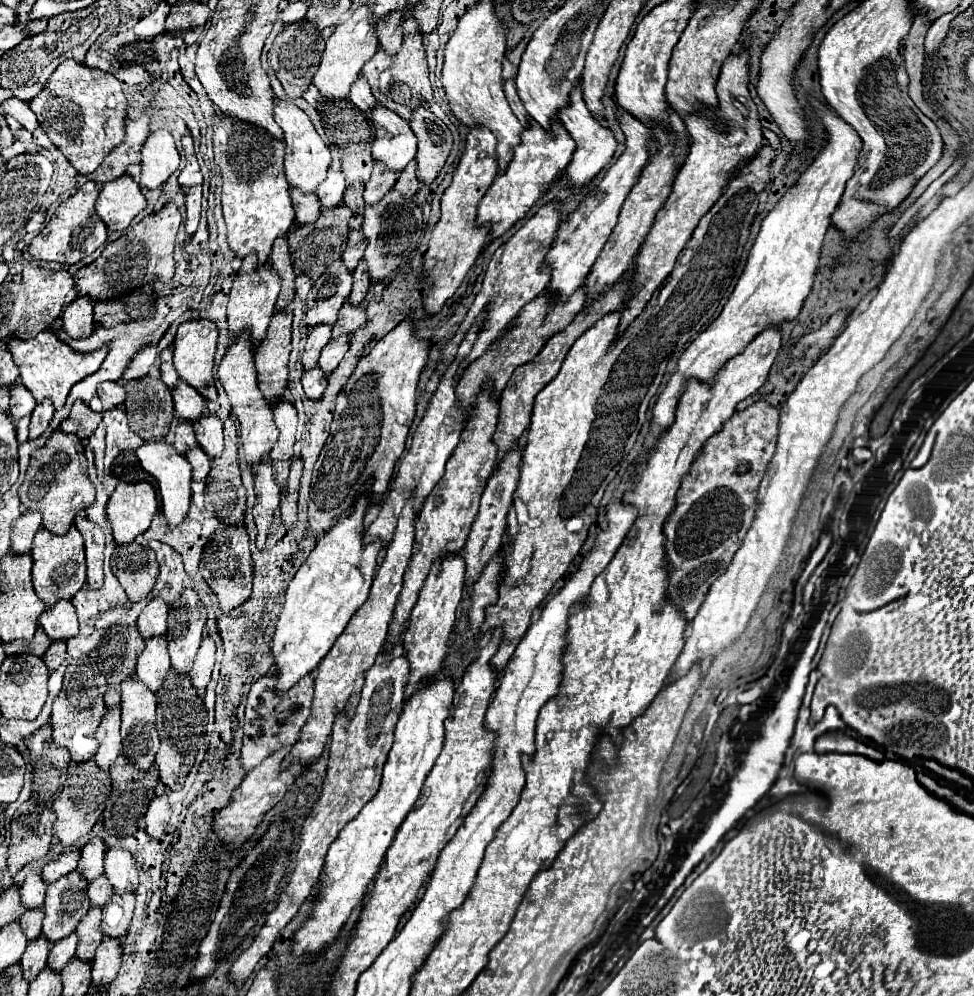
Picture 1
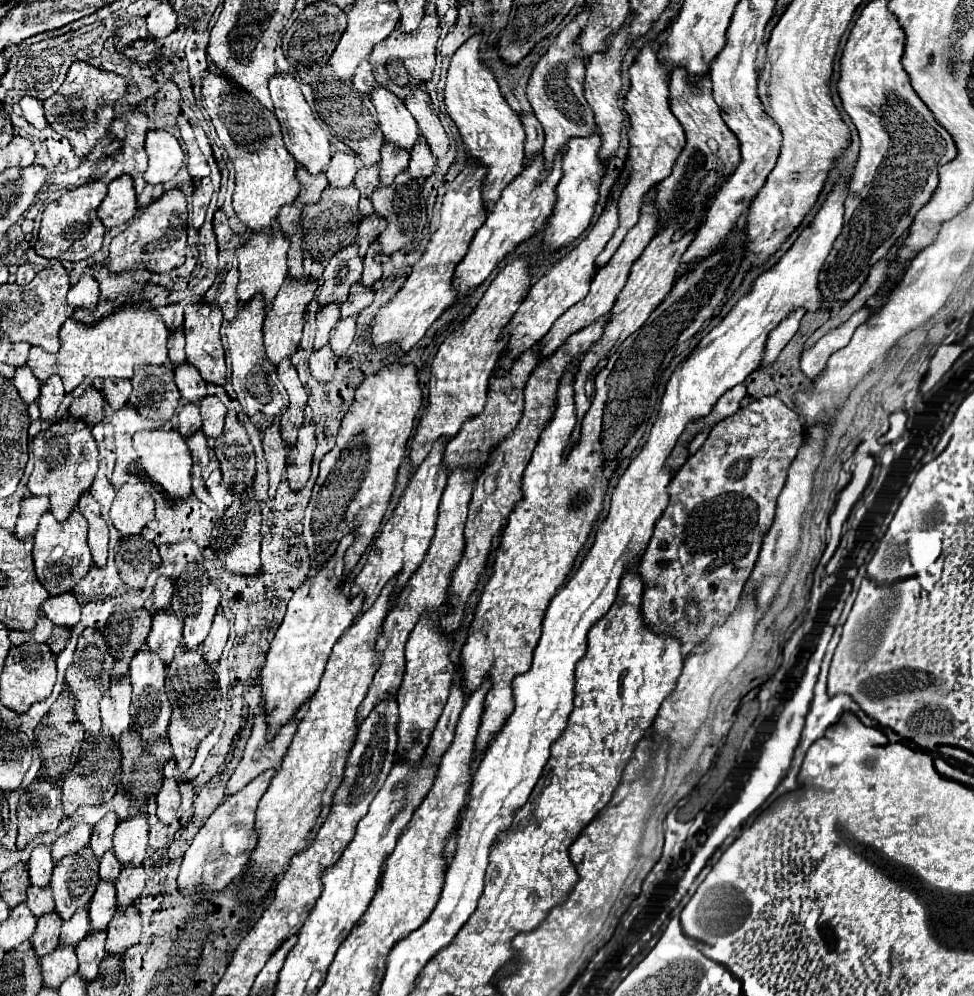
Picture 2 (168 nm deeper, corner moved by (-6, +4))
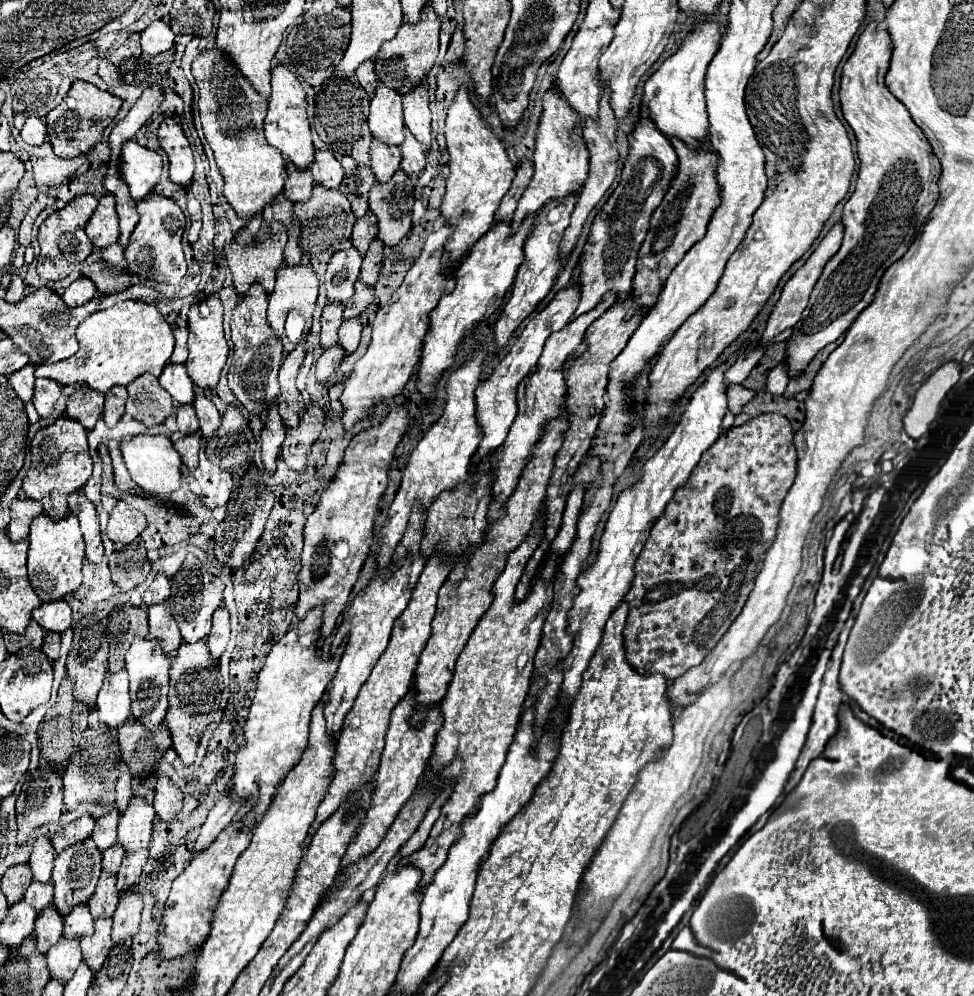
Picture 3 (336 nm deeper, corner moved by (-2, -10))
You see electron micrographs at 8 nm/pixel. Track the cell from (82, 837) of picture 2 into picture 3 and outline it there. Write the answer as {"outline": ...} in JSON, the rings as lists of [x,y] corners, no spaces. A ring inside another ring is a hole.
{"outline":[[[83,814],[81,818],[57,828],[55,836],[53,836],[53,848],[55,852],[61,852],[67,846],[73,846],[77,842],[83,842],[91,836],[95,826],[95,818],[91,814]]]}

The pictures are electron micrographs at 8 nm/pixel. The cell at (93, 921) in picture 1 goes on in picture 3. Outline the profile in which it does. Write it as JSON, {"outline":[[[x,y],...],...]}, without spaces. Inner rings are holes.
{"outline":[[[109,872],[101,874],[97,888],[95,888],[91,900],[87,902],[93,918],[111,918],[113,916],[117,902],[119,902],[119,892],[117,892],[115,880],[117,880],[115,874],[109,874]]]}

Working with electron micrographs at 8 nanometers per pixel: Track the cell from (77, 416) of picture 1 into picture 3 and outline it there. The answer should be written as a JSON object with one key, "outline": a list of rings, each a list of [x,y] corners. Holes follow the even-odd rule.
{"outline":[[[75,388],[67,400],[67,416],[81,422],[87,430],[93,430],[95,422],[101,418],[103,396],[105,394],[97,392],[95,388]]]}

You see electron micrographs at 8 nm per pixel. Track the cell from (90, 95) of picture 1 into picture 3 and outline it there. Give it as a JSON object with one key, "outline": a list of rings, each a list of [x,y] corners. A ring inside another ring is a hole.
{"outline":[[[75,80],[69,92],[65,94],[63,102],[47,114],[47,134],[55,154],[59,158],[77,158],[89,152],[101,140],[103,130],[115,120],[119,108],[121,108],[121,100],[117,96],[99,90],[89,82]]]}

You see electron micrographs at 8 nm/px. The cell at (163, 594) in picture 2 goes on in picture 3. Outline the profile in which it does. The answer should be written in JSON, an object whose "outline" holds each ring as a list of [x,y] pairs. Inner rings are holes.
{"outline":[[[159,572],[155,576],[155,580],[151,582],[151,586],[145,590],[143,602],[145,602],[145,606],[153,606],[153,604],[165,602],[167,598],[169,598],[169,578],[163,572]]]}

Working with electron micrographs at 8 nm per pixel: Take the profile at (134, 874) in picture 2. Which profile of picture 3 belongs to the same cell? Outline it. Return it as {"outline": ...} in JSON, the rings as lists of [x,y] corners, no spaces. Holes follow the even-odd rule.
{"outline":[[[145,850],[145,852],[129,852],[129,854],[125,854],[123,864],[121,864],[119,872],[117,872],[117,888],[119,888],[121,892],[133,888],[133,884],[139,882],[141,868],[145,866],[147,858],[149,858],[149,850]]]}

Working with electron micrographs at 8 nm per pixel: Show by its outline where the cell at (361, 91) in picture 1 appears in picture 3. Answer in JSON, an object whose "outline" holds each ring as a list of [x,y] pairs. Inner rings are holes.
{"outline":[[[365,60],[365,62],[356,69],[355,74],[359,84],[361,84],[369,94],[373,94],[375,88],[377,88],[377,76],[375,76],[375,72],[373,72],[373,62],[371,62],[371,60]]]}

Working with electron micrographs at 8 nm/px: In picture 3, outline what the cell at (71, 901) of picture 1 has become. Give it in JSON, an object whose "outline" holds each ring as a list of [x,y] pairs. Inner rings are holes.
{"outline":[[[83,840],[81,844],[75,844],[73,848],[65,848],[55,856],[55,868],[53,868],[53,886],[55,886],[55,906],[61,912],[61,916],[67,916],[77,904],[83,904],[91,898],[95,884],[101,874],[101,852],[97,844],[91,840]]]}

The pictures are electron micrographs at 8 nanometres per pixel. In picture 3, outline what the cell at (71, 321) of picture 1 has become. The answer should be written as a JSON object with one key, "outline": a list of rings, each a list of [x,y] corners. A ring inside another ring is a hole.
{"outline":[[[81,276],[81,278],[77,278],[65,292],[63,292],[63,300],[65,300],[65,304],[69,306],[69,308],[75,308],[75,306],[83,306],[85,302],[89,302],[93,296],[97,296],[97,286],[89,280],[89,278],[85,278],[85,276]]]}

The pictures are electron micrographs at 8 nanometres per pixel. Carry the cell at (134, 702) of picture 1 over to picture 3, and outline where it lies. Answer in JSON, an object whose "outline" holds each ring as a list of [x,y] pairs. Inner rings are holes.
{"outline":[[[133,638],[133,644],[125,656],[125,668],[131,680],[131,712],[145,728],[153,728],[163,722],[167,712],[167,690],[169,690],[169,668],[171,660],[165,656],[161,642],[145,638]]]}

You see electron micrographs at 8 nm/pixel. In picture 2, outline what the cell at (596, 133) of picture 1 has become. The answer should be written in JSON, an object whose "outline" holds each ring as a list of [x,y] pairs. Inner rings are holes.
{"outline":[[[593,134],[593,138],[573,138],[573,142],[569,142],[569,148],[563,156],[563,178],[557,184],[557,202],[545,230],[545,244],[549,246],[551,252],[573,242],[591,222],[599,184],[601,178],[605,176],[605,162],[599,158],[599,150],[601,150],[599,134]]]}

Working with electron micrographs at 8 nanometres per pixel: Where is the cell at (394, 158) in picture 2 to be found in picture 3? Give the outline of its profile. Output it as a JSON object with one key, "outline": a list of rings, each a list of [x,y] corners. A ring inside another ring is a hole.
{"outline":[[[373,138],[371,142],[371,170],[375,172],[379,182],[387,182],[393,172],[401,164],[401,150],[393,148],[389,144],[381,144]]]}

